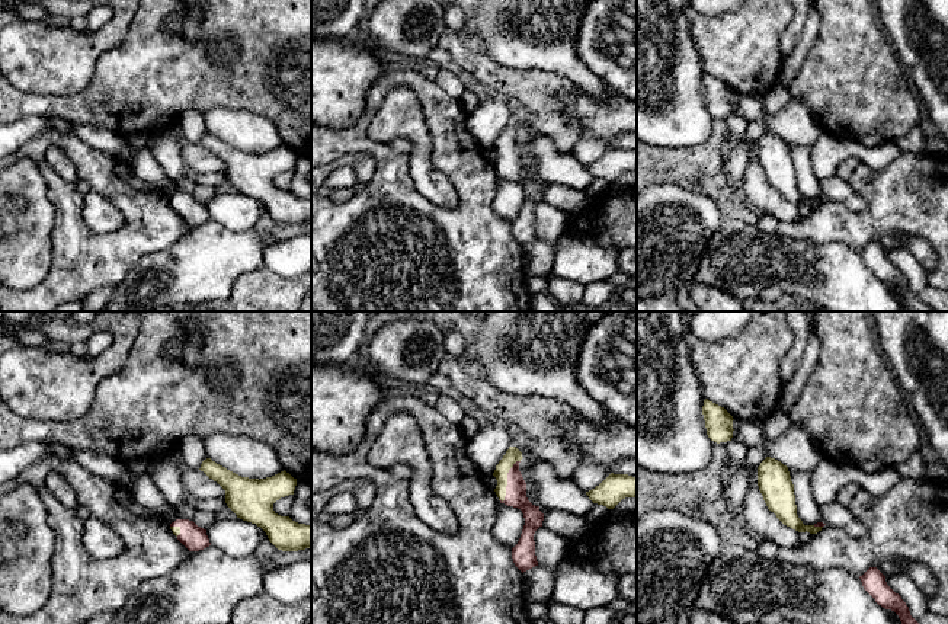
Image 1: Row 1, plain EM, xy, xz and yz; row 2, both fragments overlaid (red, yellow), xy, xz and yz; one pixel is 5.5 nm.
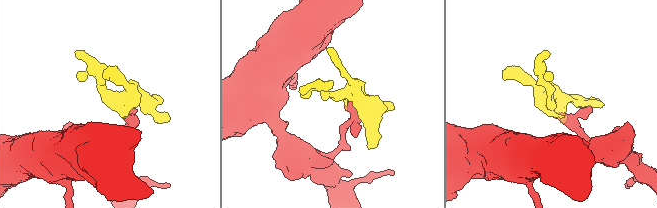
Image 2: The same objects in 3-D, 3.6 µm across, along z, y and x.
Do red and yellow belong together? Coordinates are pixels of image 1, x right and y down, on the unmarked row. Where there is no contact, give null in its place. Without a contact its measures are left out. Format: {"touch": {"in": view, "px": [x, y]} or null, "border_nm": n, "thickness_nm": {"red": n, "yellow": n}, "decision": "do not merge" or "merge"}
{"touch": {"in": "xz", "px": [508, 154]}, "border_nm": 260, "thickness_nm": {"red": 110, "yellow": 80}, "decision": "merge"}

